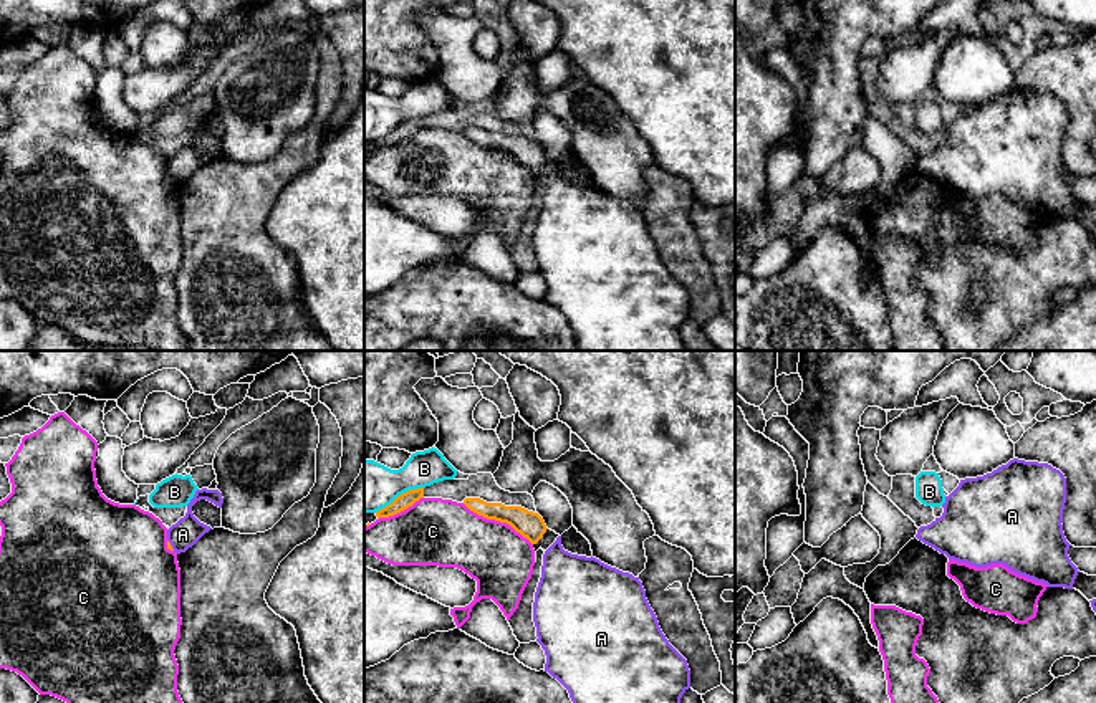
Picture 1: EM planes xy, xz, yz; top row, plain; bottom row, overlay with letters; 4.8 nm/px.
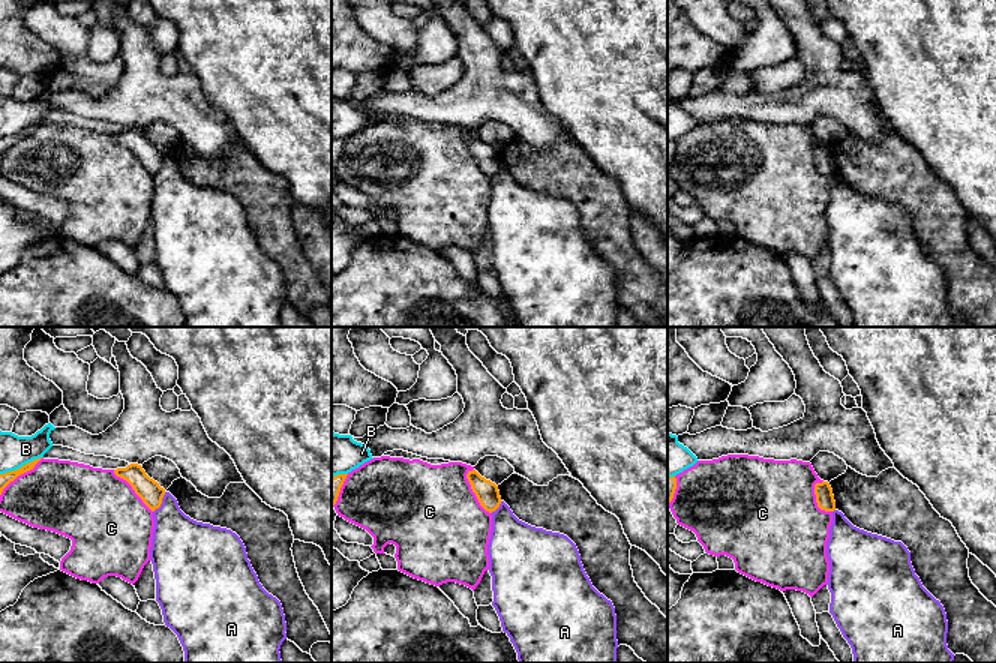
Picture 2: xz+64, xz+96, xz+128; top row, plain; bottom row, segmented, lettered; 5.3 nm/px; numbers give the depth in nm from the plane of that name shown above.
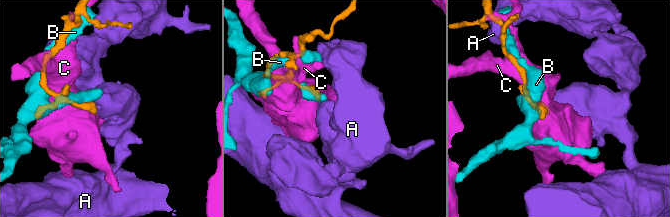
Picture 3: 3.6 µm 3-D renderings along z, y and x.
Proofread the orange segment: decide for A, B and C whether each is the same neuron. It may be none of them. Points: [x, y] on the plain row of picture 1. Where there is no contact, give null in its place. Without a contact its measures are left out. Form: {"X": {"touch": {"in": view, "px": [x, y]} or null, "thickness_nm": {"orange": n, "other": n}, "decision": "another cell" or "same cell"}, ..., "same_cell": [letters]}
{"A": {"touch": {"in": "xy", "px": [169, 174]}, "thickness_nm": {"orange": 20, "other": 140}, "decision": "another cell"}, "B": {"touch": {"in": "xz", "px": [399, 124]}, "thickness_nm": {"orange": 80, "other": 260}, "decision": "another cell"}, "C": {"touch": {"in": "xz", "px": [497, 149]}, "thickness_nm": {"orange": 130, "other": 320}, "decision": "another cell"}, "same_cell": []}

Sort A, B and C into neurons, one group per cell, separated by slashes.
A / B / C

